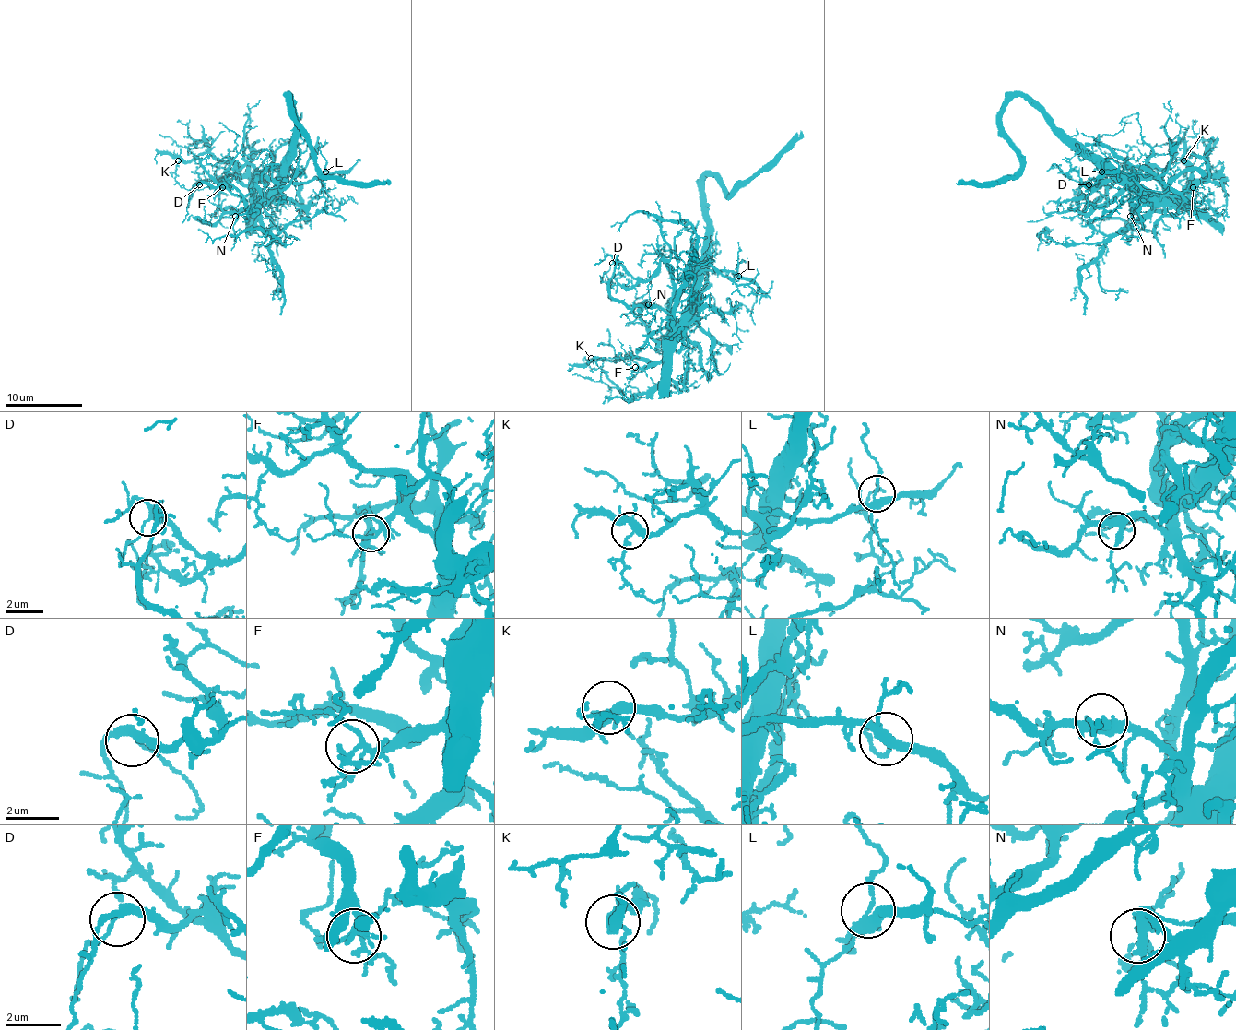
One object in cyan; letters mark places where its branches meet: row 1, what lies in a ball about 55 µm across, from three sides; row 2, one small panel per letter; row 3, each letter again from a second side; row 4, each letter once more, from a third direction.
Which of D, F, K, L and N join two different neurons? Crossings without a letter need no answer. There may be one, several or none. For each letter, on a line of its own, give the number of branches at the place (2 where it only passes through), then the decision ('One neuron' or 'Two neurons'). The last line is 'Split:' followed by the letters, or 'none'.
D: Branches: 3. One neuron
F: Branches: 8. One neuron
K: Branches: 5. One neuron
L: Branches: 4. One neuron
N: Branches: 3. One neuron
Split: none

